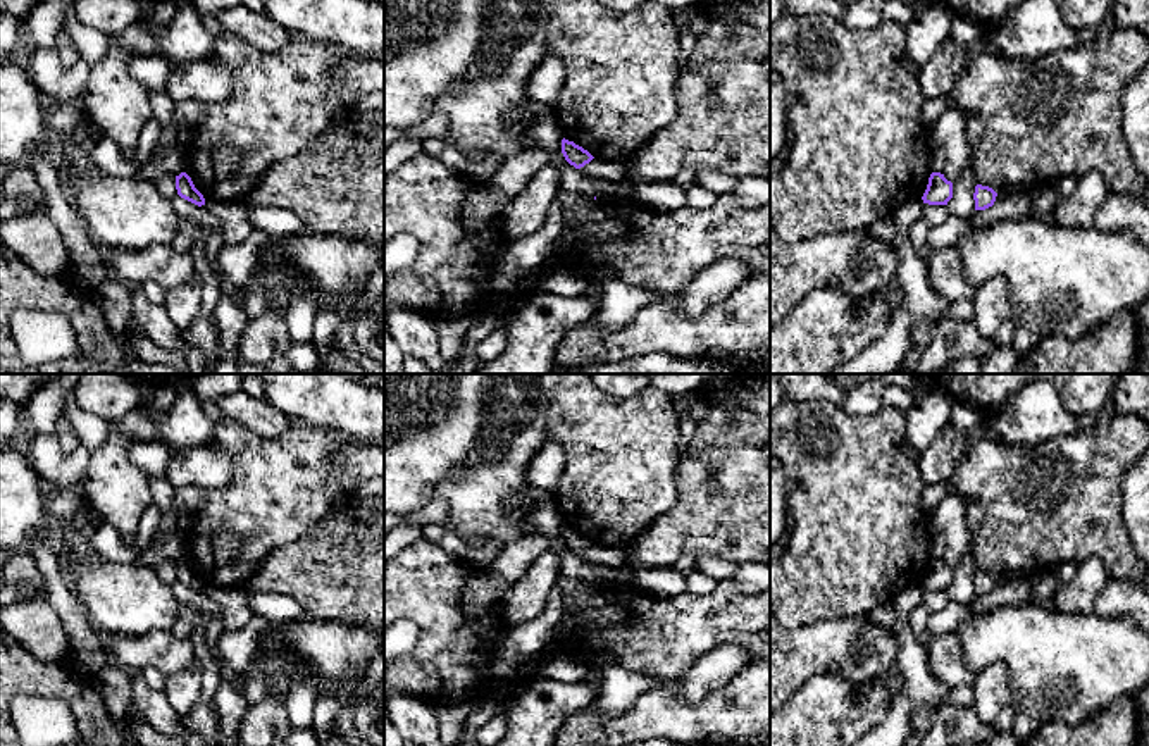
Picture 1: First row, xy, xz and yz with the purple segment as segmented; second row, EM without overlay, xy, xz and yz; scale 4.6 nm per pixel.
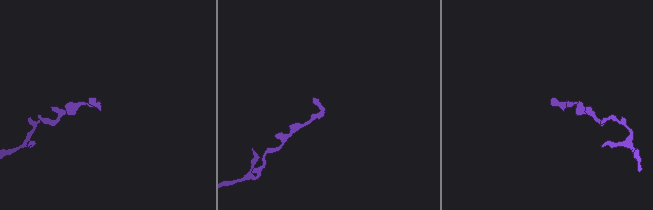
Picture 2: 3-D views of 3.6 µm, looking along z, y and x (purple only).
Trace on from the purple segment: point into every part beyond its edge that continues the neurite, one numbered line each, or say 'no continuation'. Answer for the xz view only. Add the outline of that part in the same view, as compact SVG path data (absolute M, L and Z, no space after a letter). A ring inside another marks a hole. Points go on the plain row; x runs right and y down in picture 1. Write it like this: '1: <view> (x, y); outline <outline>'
no continuation

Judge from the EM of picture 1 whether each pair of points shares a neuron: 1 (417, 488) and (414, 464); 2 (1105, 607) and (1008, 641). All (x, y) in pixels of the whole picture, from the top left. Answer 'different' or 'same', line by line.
1: same
2: different

